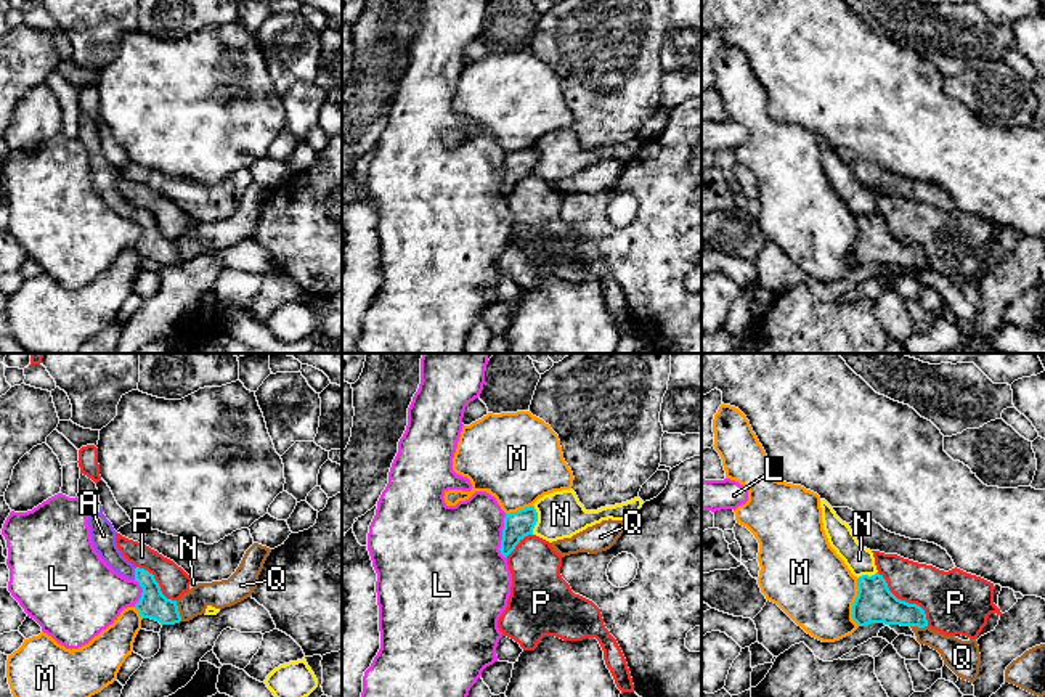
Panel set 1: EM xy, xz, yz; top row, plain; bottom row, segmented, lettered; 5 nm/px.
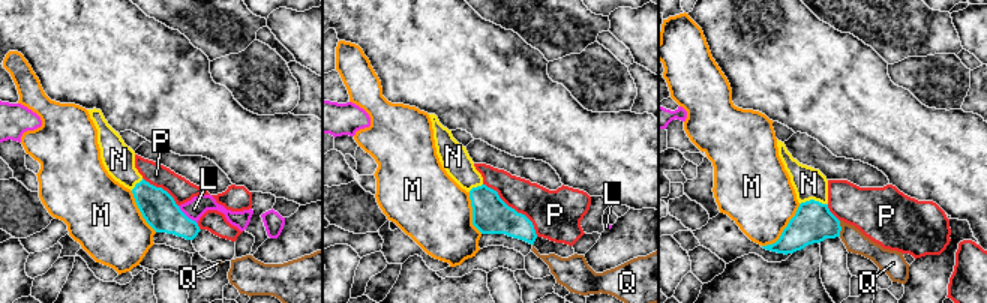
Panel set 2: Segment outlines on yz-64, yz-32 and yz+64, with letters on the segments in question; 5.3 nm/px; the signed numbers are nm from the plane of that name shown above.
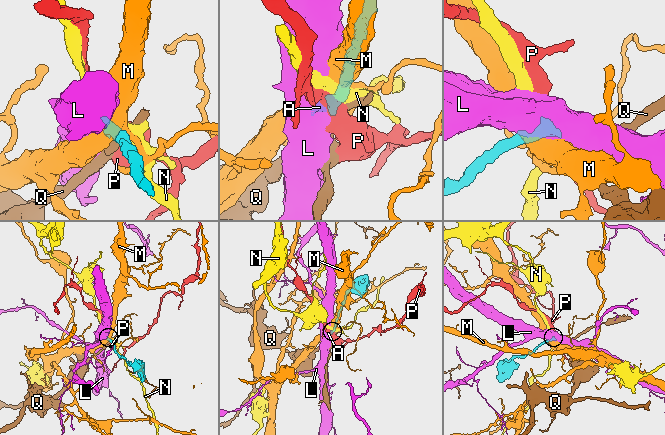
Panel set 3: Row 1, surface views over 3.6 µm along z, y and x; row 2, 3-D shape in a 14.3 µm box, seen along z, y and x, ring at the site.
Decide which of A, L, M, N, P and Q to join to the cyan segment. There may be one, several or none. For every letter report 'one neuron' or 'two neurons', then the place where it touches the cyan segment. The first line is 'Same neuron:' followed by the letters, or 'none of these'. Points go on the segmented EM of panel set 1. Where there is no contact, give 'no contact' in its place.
Same neuron: A
A: one neuron | xy (135, 574)
L: two neurons | xz (503, 537)
M: two neurons | yz (854, 603)
N: two neurons | xz (536, 519)
P: two neurons | yz (904, 601)
Q: two neurons | xy (177, 611)

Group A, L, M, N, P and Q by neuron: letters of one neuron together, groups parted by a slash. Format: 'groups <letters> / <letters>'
groups A / L / M / N / P / Q

